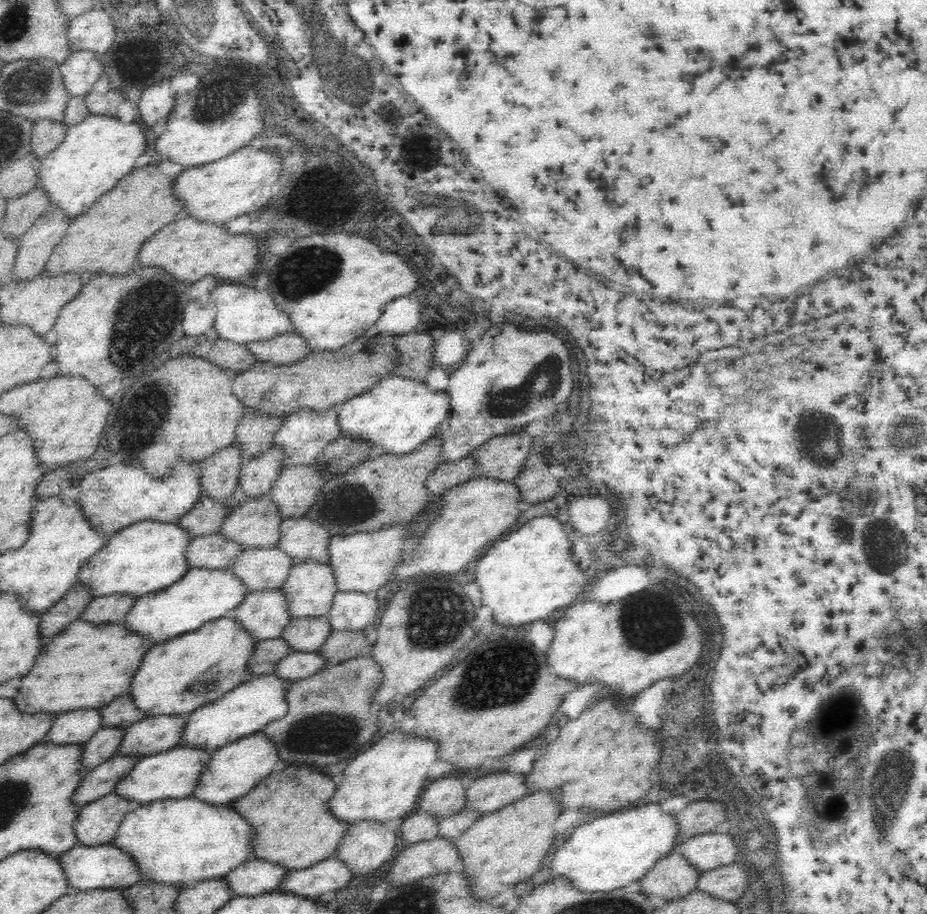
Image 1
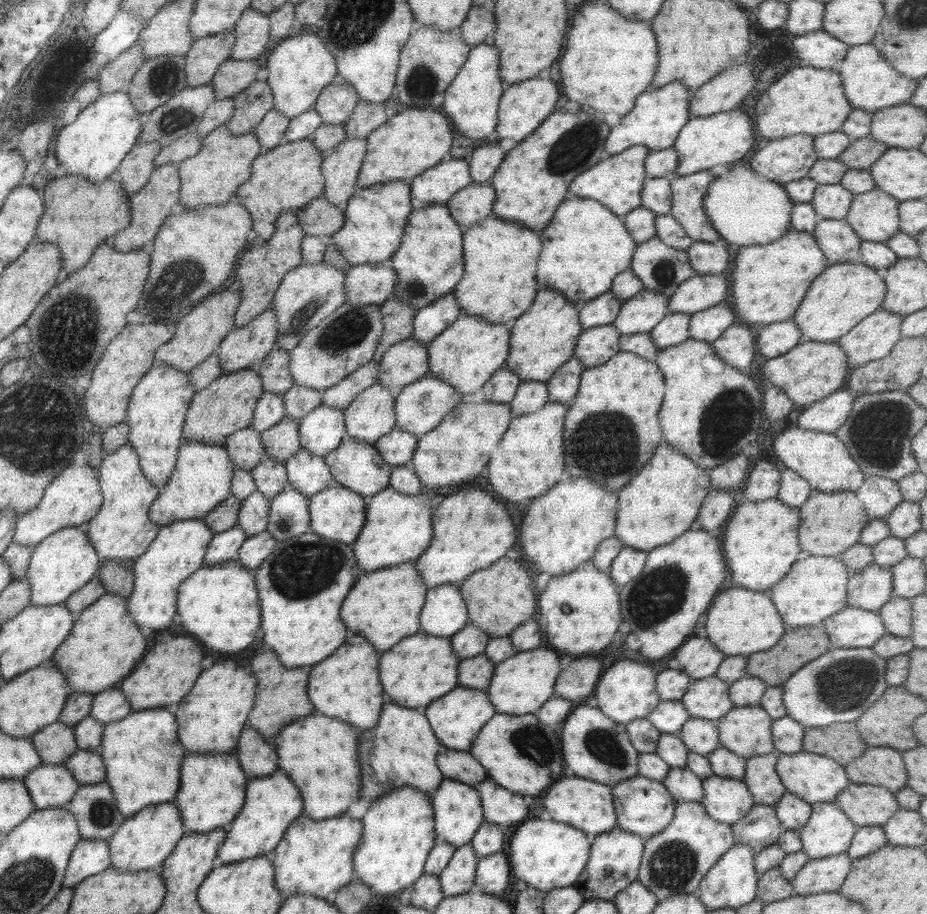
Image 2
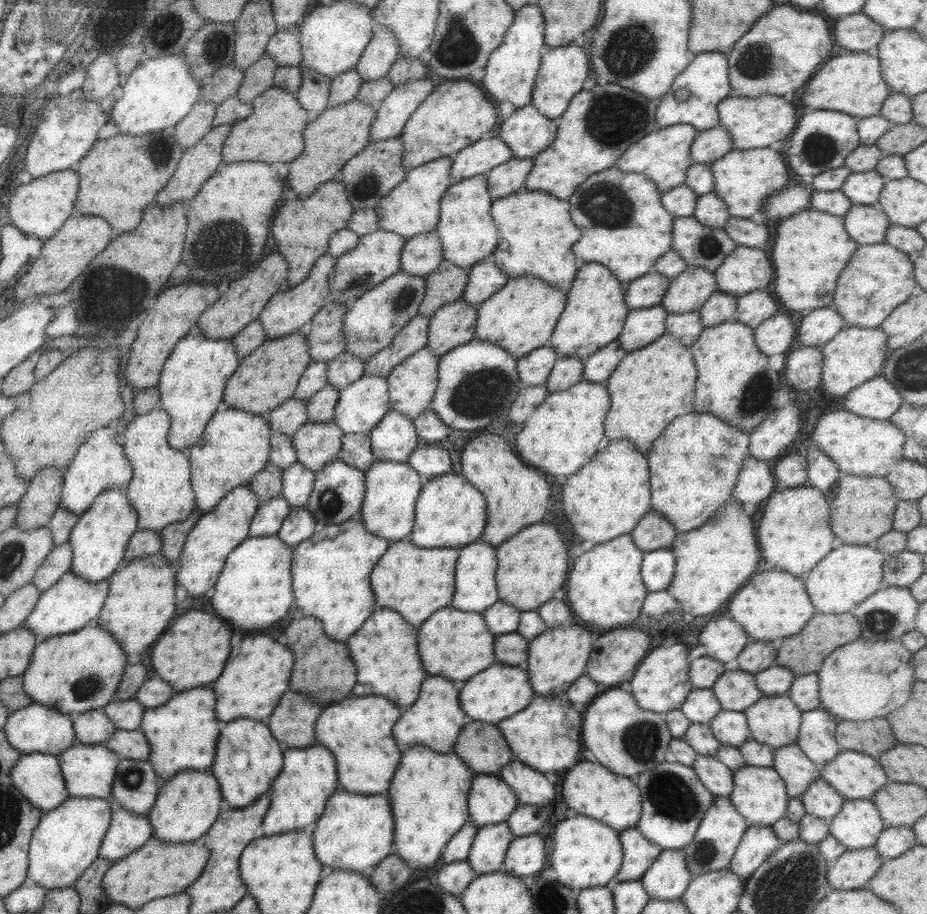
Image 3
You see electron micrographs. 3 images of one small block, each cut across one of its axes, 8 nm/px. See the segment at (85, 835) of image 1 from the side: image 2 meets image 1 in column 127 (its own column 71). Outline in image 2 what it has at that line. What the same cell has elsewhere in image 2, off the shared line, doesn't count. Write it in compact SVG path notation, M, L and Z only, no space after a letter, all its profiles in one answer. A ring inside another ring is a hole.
M104 781L79 785L71 799L63 804L62 808L74 816L81 839L106 841L125 818L119 814L117 806L115 806L115 798L111 794L111 788Z

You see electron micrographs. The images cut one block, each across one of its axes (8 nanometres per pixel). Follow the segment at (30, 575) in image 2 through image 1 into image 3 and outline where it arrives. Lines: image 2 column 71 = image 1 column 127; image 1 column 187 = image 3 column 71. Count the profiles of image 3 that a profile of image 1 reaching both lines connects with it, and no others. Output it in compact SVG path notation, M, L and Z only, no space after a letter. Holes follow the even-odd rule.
M124 488L100 493L69 531L67 544L71 546L71 565L68 572L86 582L100 582L111 577L123 560L127 539L137 530L137 514L125 499Z

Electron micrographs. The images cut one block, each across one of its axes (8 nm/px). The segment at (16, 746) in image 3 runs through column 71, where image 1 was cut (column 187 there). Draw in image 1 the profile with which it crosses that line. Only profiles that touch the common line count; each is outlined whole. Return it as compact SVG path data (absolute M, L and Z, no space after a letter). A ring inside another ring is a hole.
M276 671L255 676L251 681L245 682L216 700L198 708L189 714L189 724L186 726L184 738L180 746L202 747L202 749L218 749L226 744L232 744L238 739L260 733L262 728L272 722L280 721L288 714L288 690L294 683L288 678L280 677Z

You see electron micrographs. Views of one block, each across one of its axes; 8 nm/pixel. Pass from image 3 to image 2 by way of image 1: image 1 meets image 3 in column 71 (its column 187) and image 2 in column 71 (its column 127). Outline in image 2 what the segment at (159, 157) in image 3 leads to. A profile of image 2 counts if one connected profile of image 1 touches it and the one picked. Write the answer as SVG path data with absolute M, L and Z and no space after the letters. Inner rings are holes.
M73 174L63 175L61 178L51 179L46 182L43 189L43 214L35 227L35 241L49 244L57 248L61 258L62 276L66 273L79 270L89 260L95 247L106 241L110 241L115 233L123 230L130 221L128 195L119 182L113 182L105 178L101 182L89 182Z

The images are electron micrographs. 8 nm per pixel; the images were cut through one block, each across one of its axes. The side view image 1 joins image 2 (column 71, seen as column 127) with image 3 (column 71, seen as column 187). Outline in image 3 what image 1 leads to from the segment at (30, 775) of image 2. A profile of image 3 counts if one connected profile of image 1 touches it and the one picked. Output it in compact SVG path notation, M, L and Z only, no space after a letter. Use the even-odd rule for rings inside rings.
M75 743L66 748L59 756L59 772L63 776L63 784L69 797L100 798L108 800L111 792L111 781L115 776L115 767L119 756L107 750L104 745L87 745Z

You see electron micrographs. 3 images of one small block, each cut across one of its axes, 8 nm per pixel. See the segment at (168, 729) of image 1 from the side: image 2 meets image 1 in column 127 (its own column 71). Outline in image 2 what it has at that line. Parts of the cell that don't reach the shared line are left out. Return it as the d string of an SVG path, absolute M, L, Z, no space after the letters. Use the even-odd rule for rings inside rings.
M57 722L41 728L29 738L42 764L62 764L77 750L73 728Z

